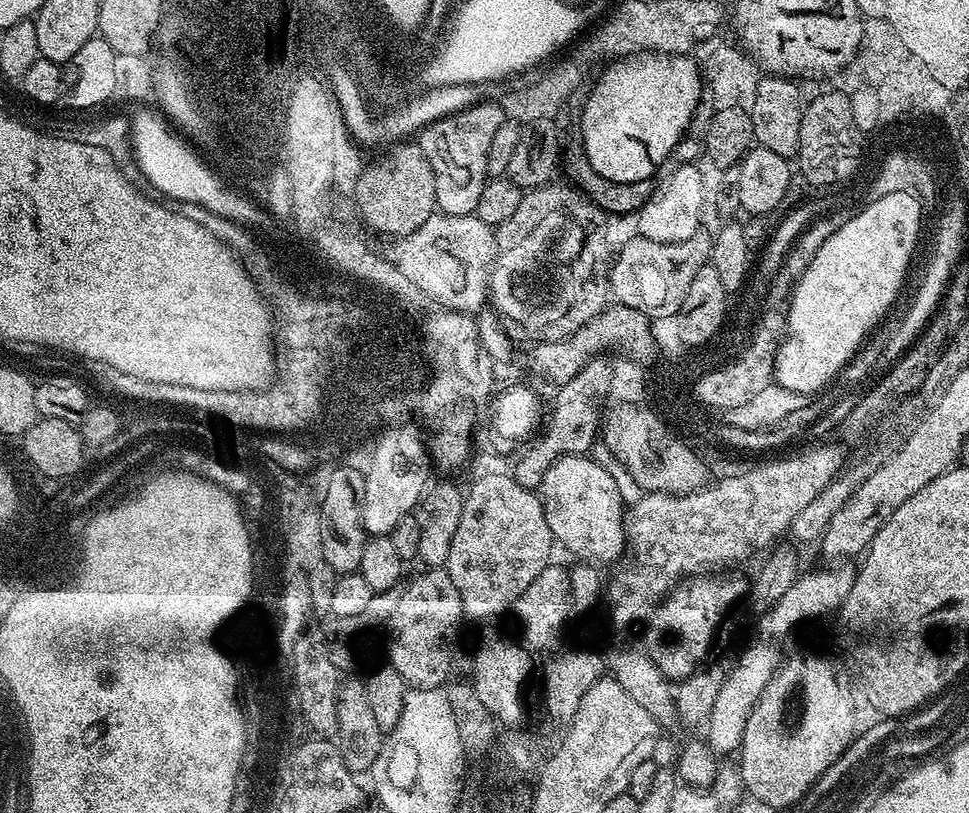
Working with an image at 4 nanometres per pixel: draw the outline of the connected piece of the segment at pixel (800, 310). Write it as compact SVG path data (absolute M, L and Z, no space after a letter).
M888 196L887 200L881 200L879 204L873 205L872 208L868 209L868 212L863 212L858 219L851 221L851 224L848 224L848 226L842 230L835 231L835 233L824 242L822 248L814 255L814 260L810 262L810 266L806 267L806 272L802 274L801 280L798 282L796 289L793 290L792 298L788 304L786 325L788 337L781 339L779 348L776 351L775 383L779 384L787 391L796 392L800 398L812 396L815 392L822 391L823 388L851 362L852 355L860 348L860 343L862 343L868 335L867 340L873 335L872 327L891 310L892 303L899 298L900 287L903 286L904 279L908 276L908 267L911 266L912 260L914 260L914 257L917 255L915 250L912 249L913 240L915 240L916 236L916 224L914 216L912 215L913 210L914 206L908 201L908 197L893 200L892 197Z

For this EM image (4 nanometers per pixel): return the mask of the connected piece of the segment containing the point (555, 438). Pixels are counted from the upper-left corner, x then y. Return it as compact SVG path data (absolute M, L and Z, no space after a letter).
M596 361L591 368L586 368L584 374L580 374L558 398L552 428L545 428L539 433L536 445L521 458L516 464L516 469L511 469L510 475L518 482L518 486L539 489L546 478L546 470L554 466L563 456L582 456L591 453L592 443L598 440L597 432L592 429L594 424L594 414L592 414L592 404L588 394L598 394L604 392L608 386L608 366L604 361Z

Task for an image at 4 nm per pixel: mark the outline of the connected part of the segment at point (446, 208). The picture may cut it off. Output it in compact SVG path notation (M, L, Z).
M483 102L435 120L420 130L418 141L434 174L436 207L439 211L455 216L471 216L475 213L478 194L482 194L482 186L490 179L486 166L490 141L505 119L504 109L499 103Z

